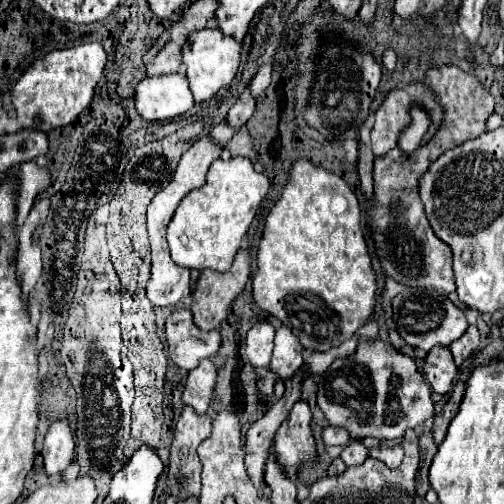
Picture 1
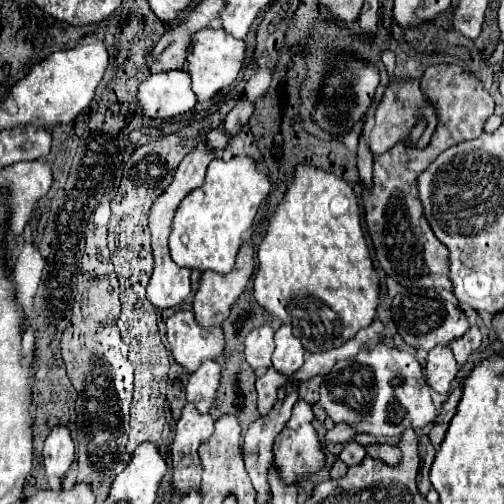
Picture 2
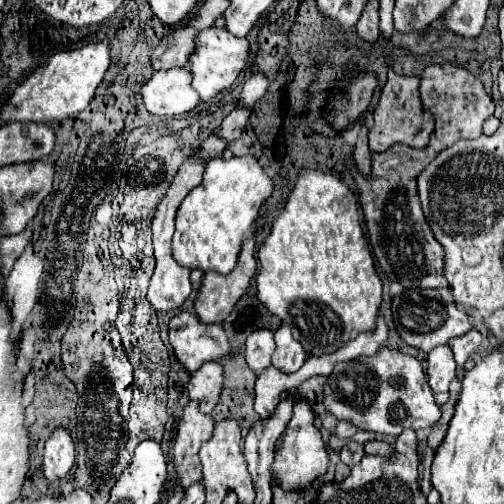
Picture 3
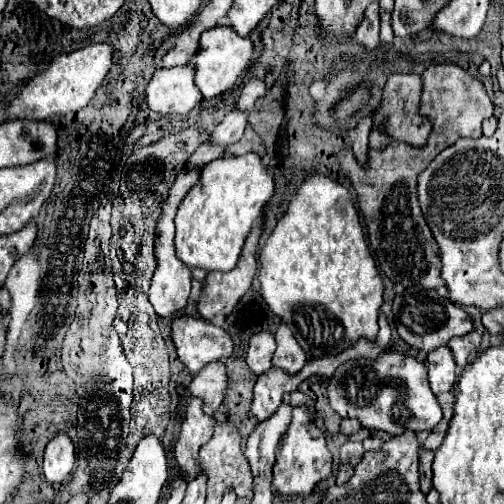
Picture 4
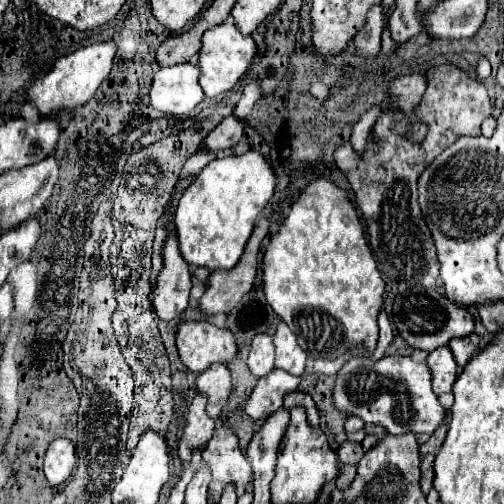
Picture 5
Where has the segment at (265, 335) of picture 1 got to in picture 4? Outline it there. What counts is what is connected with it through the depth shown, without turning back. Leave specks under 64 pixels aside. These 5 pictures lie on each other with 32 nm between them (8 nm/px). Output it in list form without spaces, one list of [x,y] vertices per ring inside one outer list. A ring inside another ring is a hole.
[[[258,332],[250,338],[248,346],[248,368],[260,376],[272,368],[272,356],[274,356],[274,336],[270,332]]]

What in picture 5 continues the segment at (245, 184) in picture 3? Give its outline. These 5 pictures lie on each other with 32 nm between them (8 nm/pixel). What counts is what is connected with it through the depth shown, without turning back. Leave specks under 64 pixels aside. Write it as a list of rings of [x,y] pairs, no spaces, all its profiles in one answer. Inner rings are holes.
[[[256,150],[242,156],[224,156],[206,164],[200,176],[184,190],[176,208],[180,254],[190,266],[232,268],[252,234],[256,218],[268,206],[276,188],[270,162]]]

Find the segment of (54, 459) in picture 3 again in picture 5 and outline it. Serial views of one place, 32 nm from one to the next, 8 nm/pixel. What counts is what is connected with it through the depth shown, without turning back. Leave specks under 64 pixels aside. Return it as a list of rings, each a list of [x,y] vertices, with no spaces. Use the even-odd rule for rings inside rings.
[[[58,438],[56,442],[52,442],[52,446],[44,456],[44,474],[48,484],[52,488],[62,486],[70,478],[74,470],[74,462],[76,462],[74,446],[68,438]]]

